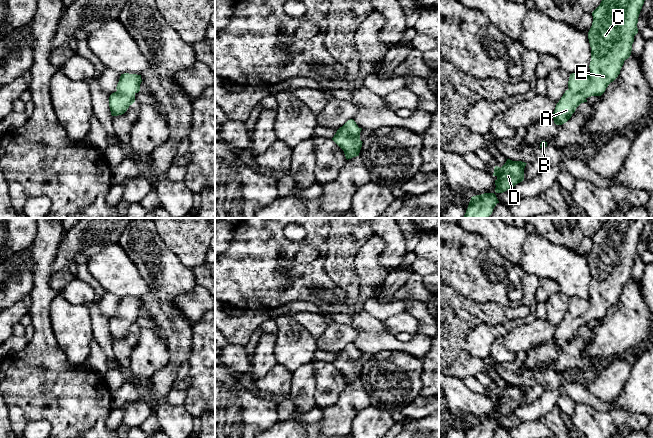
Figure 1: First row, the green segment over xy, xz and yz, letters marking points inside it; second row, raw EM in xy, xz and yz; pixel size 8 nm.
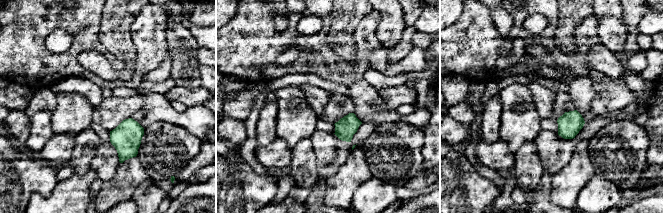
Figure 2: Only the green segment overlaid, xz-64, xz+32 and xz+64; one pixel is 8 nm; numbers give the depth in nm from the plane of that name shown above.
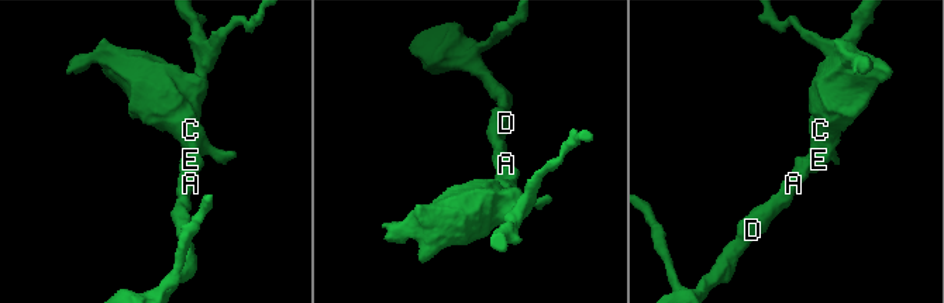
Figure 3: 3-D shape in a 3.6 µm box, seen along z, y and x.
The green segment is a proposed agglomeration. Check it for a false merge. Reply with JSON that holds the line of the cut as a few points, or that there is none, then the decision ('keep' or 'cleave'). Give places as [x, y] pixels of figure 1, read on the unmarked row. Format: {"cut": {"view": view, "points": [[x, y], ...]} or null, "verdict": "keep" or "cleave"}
{"cut": null, "verdict": "keep"}

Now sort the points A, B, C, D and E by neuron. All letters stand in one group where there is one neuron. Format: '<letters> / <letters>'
A B C D E

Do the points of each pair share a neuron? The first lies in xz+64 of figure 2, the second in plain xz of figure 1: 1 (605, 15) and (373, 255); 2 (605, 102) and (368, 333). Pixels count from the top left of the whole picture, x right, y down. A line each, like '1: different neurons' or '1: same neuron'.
1: different neurons
2: different neurons

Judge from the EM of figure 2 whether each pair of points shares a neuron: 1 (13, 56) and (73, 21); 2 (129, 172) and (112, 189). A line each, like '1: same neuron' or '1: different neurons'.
1: same neuron
2: same neuron

